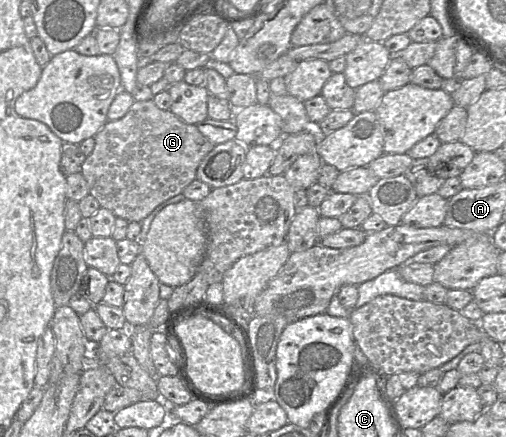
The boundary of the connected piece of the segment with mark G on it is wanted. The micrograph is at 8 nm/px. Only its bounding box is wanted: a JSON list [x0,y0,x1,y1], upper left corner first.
[81,99,218,222]

